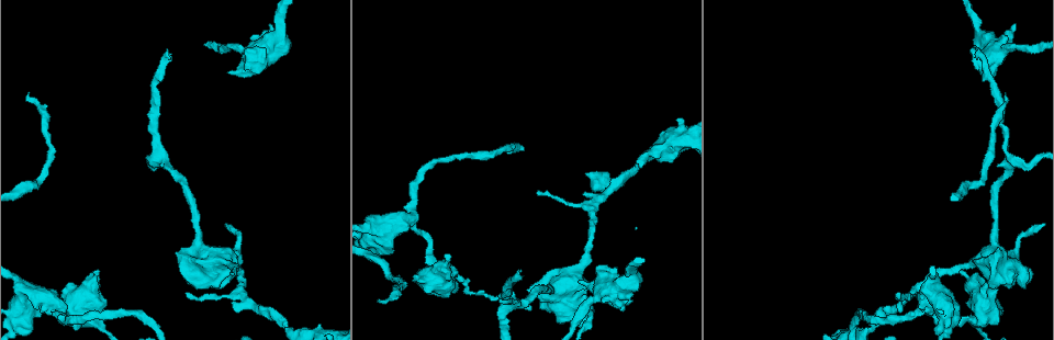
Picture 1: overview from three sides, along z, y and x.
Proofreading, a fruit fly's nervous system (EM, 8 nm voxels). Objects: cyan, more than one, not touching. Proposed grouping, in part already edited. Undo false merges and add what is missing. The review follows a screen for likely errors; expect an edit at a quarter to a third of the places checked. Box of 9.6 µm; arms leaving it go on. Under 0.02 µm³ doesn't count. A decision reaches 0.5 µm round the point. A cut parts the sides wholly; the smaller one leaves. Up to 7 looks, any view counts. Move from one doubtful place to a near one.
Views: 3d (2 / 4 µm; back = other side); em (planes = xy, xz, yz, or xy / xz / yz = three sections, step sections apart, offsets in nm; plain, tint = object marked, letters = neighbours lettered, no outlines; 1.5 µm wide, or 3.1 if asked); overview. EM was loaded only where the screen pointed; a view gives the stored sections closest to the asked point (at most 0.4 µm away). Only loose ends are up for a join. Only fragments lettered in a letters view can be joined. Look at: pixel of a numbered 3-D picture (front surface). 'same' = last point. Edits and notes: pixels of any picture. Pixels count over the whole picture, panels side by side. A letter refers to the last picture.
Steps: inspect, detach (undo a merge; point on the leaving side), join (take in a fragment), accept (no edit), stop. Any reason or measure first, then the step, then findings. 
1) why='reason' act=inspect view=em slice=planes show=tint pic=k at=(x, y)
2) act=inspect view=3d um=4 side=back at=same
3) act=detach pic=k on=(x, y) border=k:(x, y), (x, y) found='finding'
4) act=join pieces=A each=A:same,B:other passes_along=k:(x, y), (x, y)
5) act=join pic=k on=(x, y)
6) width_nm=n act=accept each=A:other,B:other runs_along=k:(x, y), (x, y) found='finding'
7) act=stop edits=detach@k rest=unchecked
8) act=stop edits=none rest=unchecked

why='long arm stops here' act=inspect view=em slice=planes show=letters pic=1 at=(977, 57)

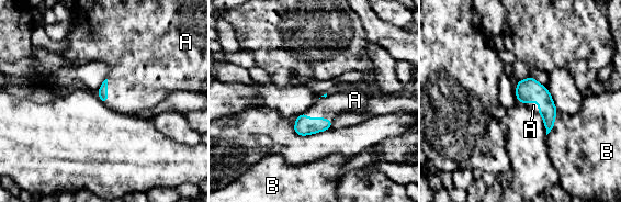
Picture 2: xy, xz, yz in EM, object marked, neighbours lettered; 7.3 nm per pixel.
act=join pieces=A each=A:same,B:other passes_along=2:(303, 126), (319, 118), (328, 108) found='the neuron continues'

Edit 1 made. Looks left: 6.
act=inspect view=overview

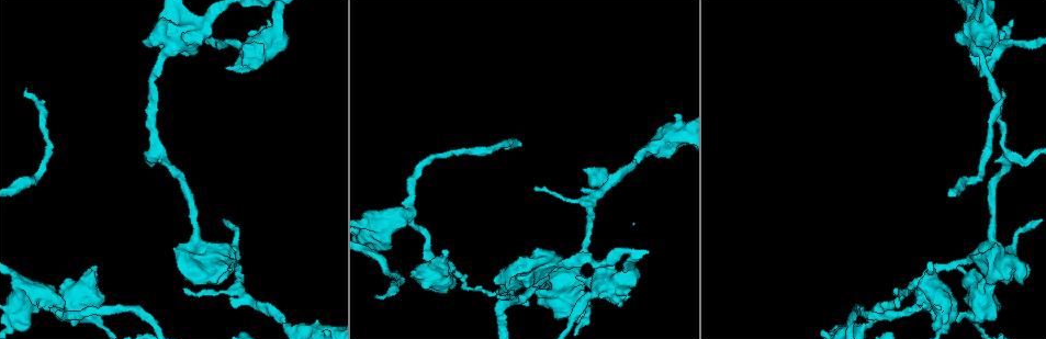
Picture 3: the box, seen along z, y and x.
why='stops while still wide' act=inspect view=em slice=planes show=letters pic=3 at=(268, 21)

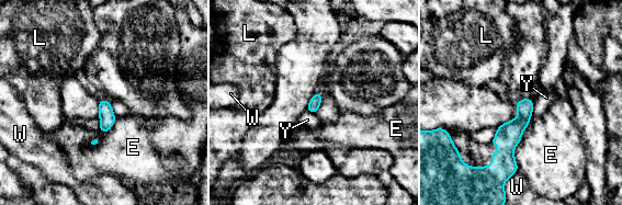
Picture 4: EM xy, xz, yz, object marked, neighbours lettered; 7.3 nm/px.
act=accept each=E:other,L:other,W:other,Y:other border=4:(531, 99), (533, 110) found='no lettered fragment goes on from it'

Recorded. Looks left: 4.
why='a narrow waist' act=inspect view=3d um=2 pic=3 at=(637, 160)

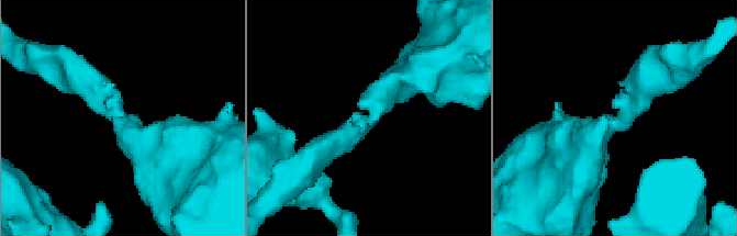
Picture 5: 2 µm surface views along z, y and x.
arm_widths_nm=200,360 act=inspect view=em slice=yz step=8 show=tint pic=5 at=(618, 119)

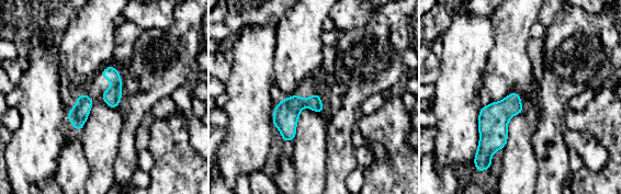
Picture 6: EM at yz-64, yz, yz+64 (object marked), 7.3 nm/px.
act=inspect view=em slice=planes show=letters at=same

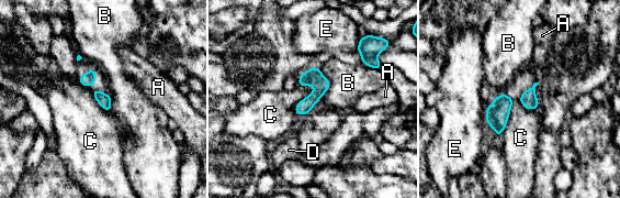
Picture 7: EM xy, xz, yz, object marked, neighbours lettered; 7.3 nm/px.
act=accept each=A:other,B:other,C:other,D:other,E:other runs_along=7:(315, 69), (317, 92), (299, 111) found='continuous, no second neuron'

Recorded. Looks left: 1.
act=stop edits=join@2 rest=unchecked

